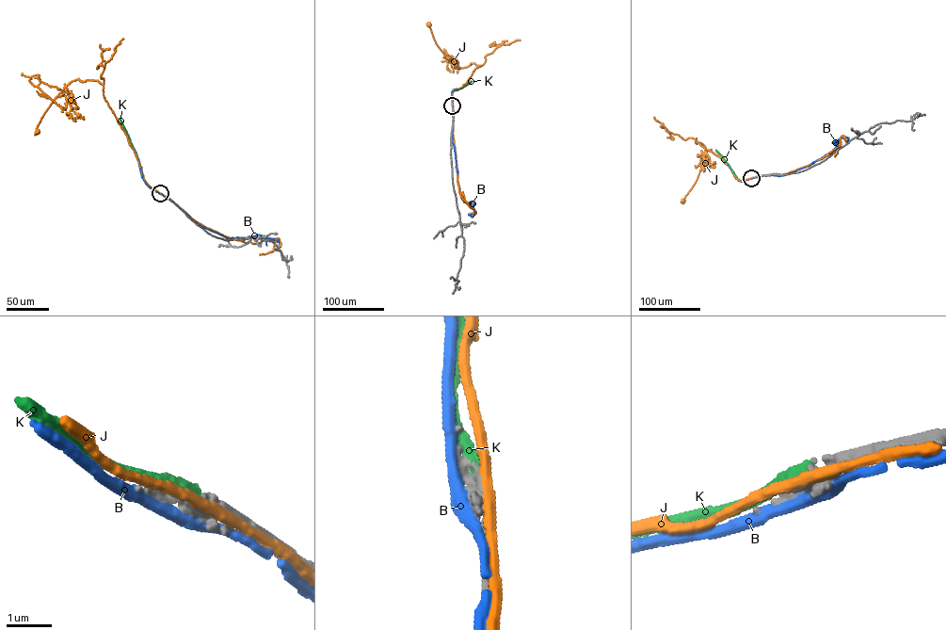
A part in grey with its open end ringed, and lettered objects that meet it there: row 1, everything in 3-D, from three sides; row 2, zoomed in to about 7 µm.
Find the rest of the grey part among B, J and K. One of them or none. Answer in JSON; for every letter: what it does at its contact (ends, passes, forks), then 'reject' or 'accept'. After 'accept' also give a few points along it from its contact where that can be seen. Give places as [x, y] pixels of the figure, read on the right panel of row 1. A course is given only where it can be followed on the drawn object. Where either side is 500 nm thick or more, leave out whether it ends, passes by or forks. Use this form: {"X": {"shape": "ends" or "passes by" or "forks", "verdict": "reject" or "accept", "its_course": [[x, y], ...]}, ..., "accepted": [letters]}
{"B": {"shape": "passes by", "verdict": "reject"}, "J": {"shape": "passes by", "verdict": "reject"}, "K": {"shape": "ends", "verdict": "accept", "its_course": [[752, 178], [739, 180], [715, 150]]}, "accepted": ["K"]}

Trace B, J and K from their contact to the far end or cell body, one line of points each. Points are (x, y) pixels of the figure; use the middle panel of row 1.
B: (452, 105), (452, 134), (459, 192), (462, 200), (474, 210), (472, 217), (468, 214)
J: (453, 105), (453, 90), (466, 84), (481, 65), (453, 64), (438, 46), (428, 24)
K: (452, 105), (453, 90), (472, 81)

